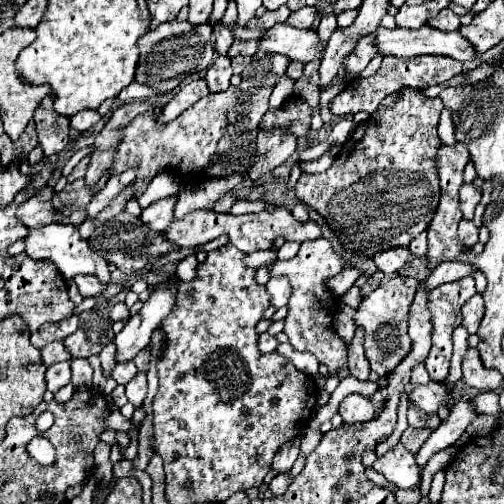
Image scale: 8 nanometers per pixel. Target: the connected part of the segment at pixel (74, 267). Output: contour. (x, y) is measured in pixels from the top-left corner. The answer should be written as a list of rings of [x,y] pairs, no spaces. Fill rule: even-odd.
[[[49,224],[45,228],[39,230],[29,230],[29,236],[25,238],[27,248],[25,252],[35,258],[35,260],[53,260],[53,264],[59,268],[59,272],[63,274],[63,278],[71,280],[75,274],[93,274],[99,276],[101,284],[109,284],[111,282],[111,272],[107,268],[107,260],[99,254],[95,254],[87,240],[83,240],[79,236],[79,230],[75,226],[65,226],[65,224]]]

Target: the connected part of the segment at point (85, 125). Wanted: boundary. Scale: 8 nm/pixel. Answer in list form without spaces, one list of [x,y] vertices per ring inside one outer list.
[[[81,110],[75,116],[71,116],[71,128],[79,130],[79,132],[85,132],[91,126],[95,126],[99,120],[101,120],[101,116],[99,116],[97,110]]]

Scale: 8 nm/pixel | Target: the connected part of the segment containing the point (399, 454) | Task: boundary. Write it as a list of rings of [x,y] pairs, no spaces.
[[[397,444],[387,454],[379,456],[373,462],[373,470],[383,474],[397,488],[413,488],[421,482],[415,456],[403,444]]]

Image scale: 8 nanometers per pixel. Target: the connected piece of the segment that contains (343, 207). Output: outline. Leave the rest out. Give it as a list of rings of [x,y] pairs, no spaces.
[[[403,88],[397,102],[387,96],[369,122],[355,128],[327,172],[301,174],[295,196],[327,220],[349,252],[373,258],[375,252],[409,246],[417,234],[427,230],[439,204],[433,158],[441,146],[437,136],[441,110],[439,98],[427,98],[419,90]]]

